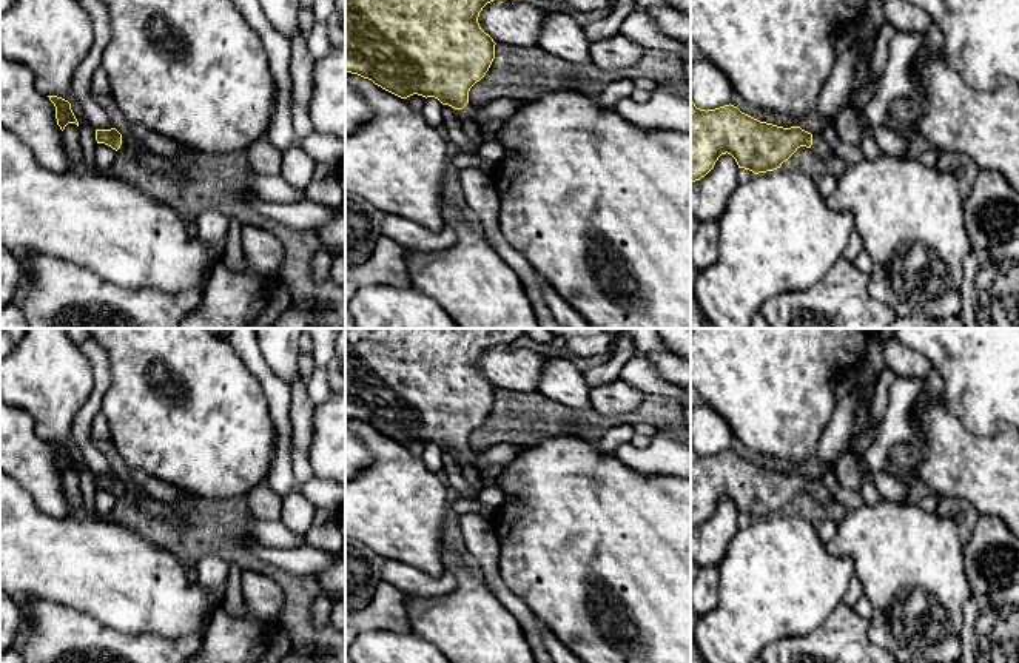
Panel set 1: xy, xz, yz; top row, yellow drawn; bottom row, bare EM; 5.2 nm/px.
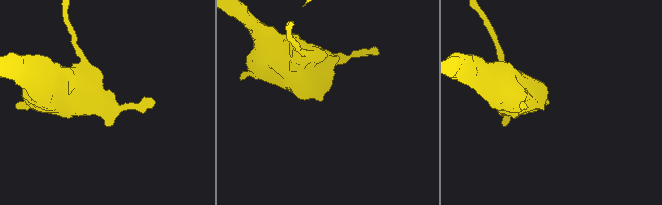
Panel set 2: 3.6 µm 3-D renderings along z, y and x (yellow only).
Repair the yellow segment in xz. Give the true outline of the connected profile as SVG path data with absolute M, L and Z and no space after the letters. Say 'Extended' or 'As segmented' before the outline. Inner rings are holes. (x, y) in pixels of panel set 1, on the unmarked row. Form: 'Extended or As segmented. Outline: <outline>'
Extended. Outline: M345 328L345 418L358 419L364 424L368 424L375 430L401 444L407 444L413 439L422 441L425 444L435 443L442 450L455 453L461 464L476 467L479 470L484 486L495 486L496 480L504 470L504 466L484 464L479 458L479 453L473 452L469 447L469 436L489 416L495 404L496 390L493 384L481 375L478 362L487 348L498 344L512 344L521 336L524 336L524 328Z

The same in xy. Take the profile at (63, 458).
As segmented. Outline: M48 441L48 443L55 452L55 464L57 464L57 470L60 472L62 476L65 475L65 472L68 469L76 469L79 472L79 467L71 455L71 449L68 446L57 443L57 441Z

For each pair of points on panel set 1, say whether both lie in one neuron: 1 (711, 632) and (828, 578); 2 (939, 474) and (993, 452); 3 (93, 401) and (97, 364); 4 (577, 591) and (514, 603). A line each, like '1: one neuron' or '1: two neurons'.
1: one neuron
2: one neuron
3: one neuron
4: two neurons

